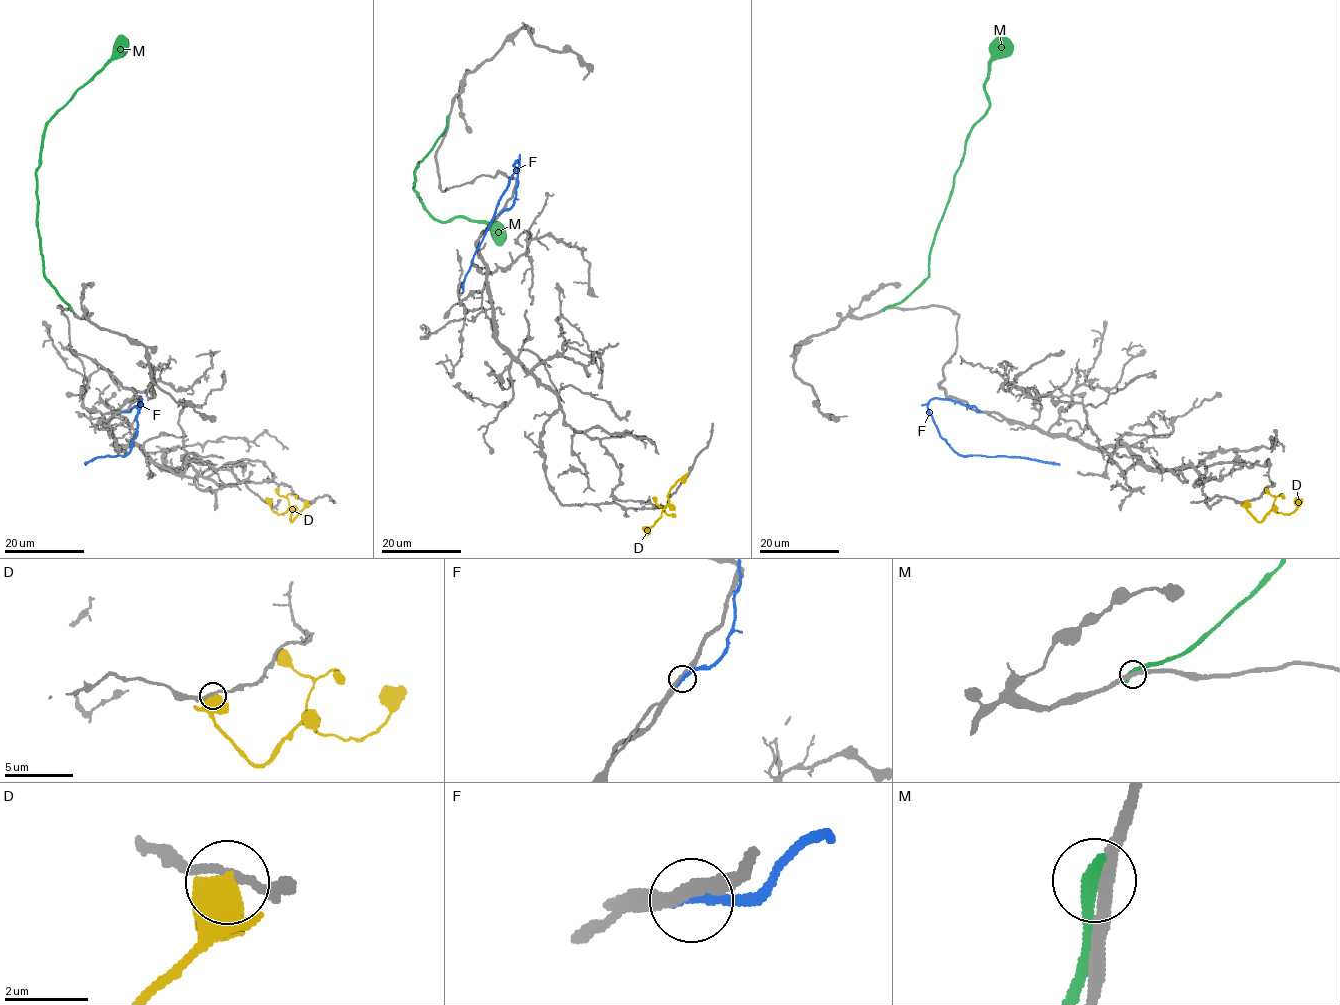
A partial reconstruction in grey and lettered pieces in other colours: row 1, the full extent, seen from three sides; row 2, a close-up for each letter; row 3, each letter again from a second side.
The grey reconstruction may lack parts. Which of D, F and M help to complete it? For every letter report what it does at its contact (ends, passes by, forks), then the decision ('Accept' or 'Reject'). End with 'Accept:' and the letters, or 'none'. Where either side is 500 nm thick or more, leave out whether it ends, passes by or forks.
D: Reject
F: It ends there. Accept
M: It ends there. Reject
Accept: F

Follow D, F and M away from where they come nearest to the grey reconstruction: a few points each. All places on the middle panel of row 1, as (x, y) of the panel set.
D: (684, 478), (669, 491), (661, 517), (648, 530), (643, 528)
F: (501, 212), (514, 203), (517, 160), (509, 185), (474, 255), (463, 292)
M: (447, 118), (442, 135), (414, 171), (413, 188), (422, 206), (437, 220), (465, 216), (484, 221), (500, 234)

